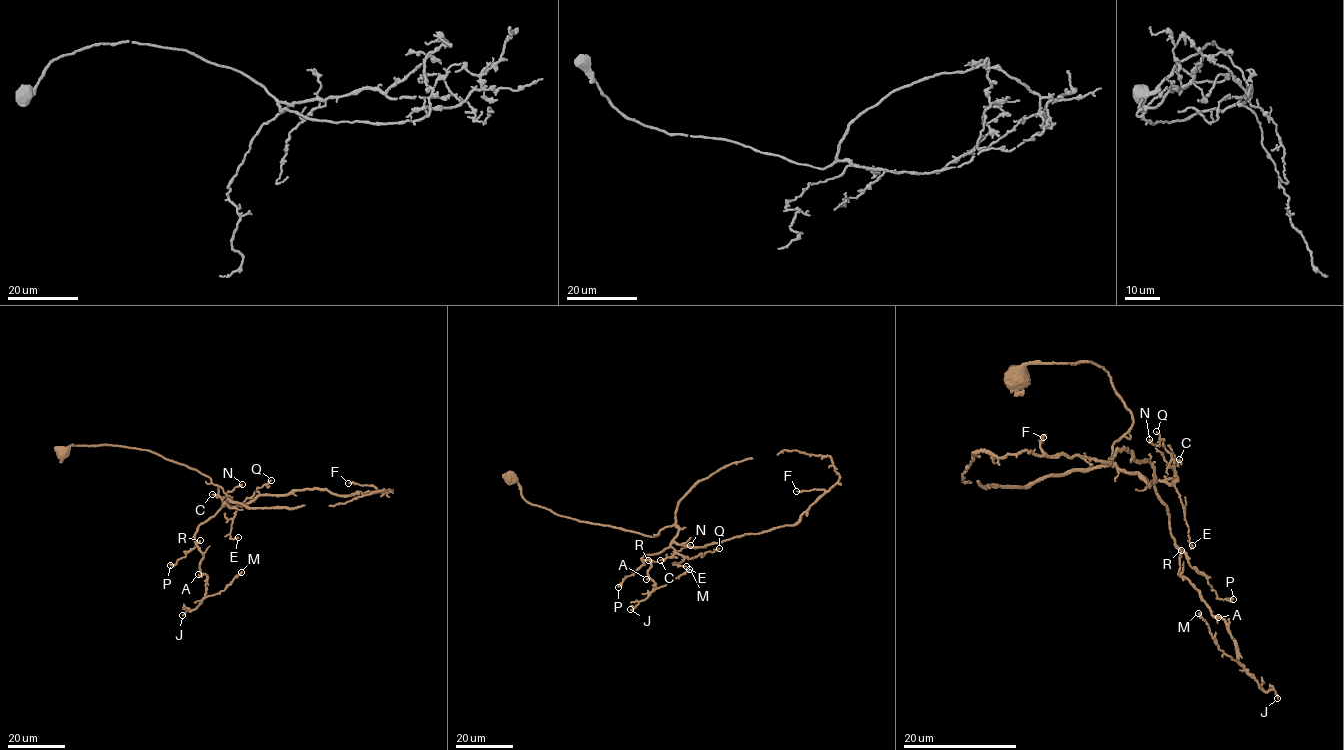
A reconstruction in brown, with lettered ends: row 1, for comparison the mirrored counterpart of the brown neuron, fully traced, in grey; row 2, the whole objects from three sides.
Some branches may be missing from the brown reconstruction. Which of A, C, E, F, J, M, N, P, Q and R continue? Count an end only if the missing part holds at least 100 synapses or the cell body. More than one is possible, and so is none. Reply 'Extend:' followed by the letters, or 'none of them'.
Extend: none of them

